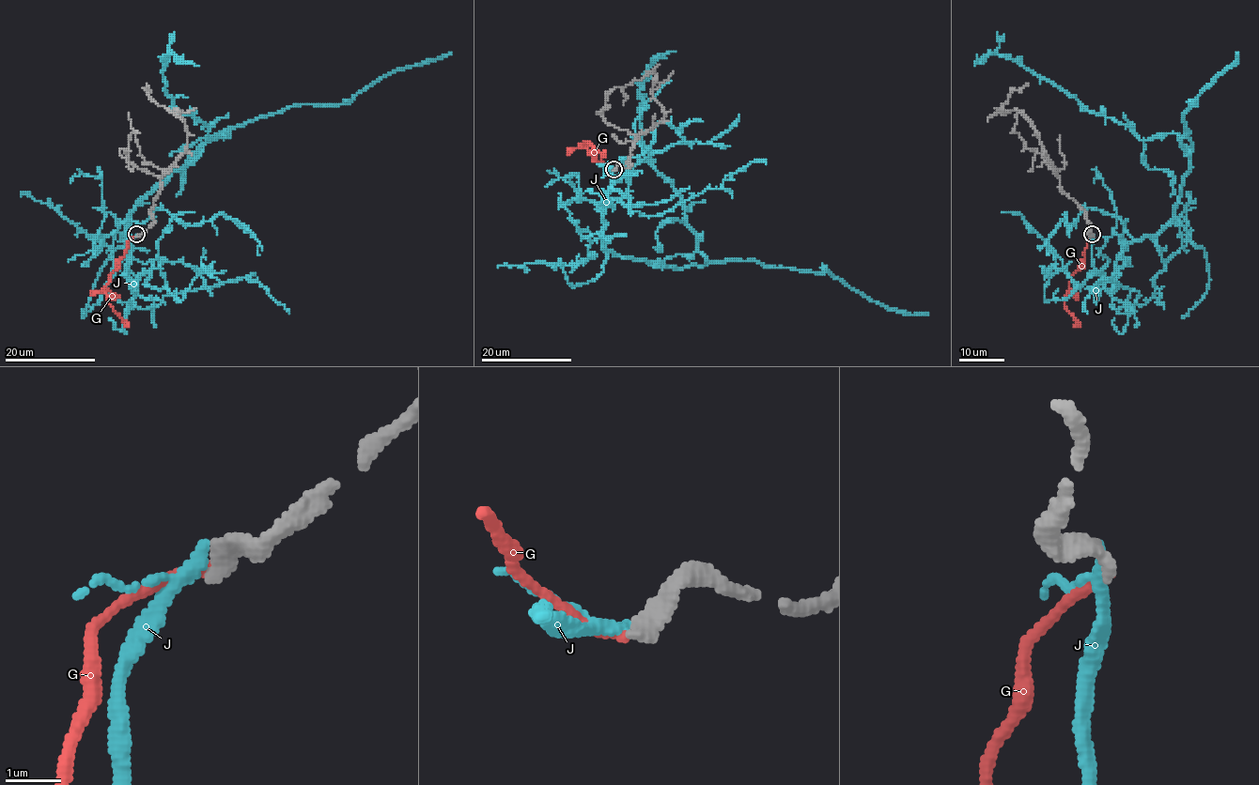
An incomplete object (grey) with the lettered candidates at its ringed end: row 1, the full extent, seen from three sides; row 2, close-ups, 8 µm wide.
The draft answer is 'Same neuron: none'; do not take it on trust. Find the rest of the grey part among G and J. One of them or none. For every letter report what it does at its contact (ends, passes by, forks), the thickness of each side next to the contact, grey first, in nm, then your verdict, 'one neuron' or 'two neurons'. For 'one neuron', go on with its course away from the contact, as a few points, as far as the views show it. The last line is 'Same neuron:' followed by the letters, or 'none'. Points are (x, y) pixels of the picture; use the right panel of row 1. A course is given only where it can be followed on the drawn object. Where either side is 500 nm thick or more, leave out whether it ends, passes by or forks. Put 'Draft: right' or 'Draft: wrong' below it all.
G: it ends; calibres 320 and 150 nm; two neurons
J: it passes by; calibres 320 and 170 nm; one neuron; course (1093, 236), (1109, 290), (1120, 251), (1172, 218), (1189, 132), (1141, 139), (1014, 60), (973, 65)
Same neuron: J
Draft: wrong

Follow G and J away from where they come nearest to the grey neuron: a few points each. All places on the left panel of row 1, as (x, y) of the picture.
G: (137, 236), (127, 241), (119, 267), (105, 286), (106, 300), (129, 326)
J: (136, 236), (134, 290), (131, 211), (198, 148), (228, 137), (209, 139), (165, 92), (168, 53), (199, 65)

